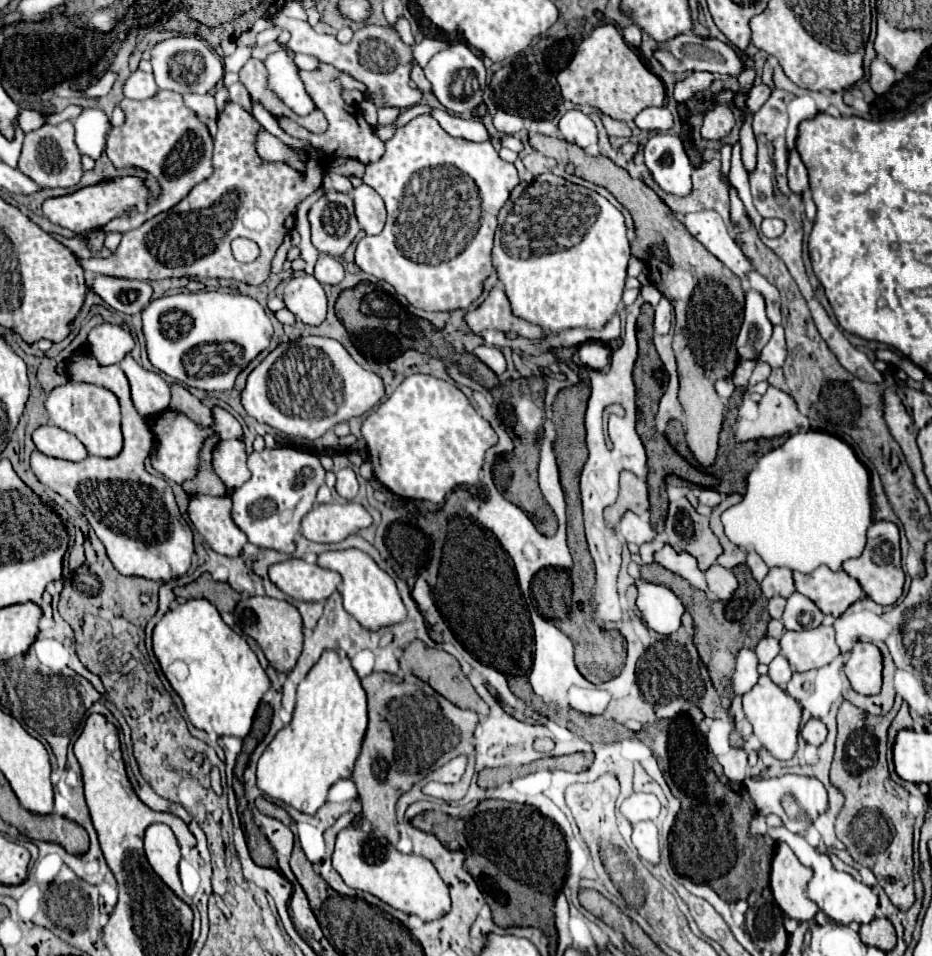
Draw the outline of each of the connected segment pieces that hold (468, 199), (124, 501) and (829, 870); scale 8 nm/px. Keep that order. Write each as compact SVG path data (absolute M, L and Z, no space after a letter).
M422 114L422 116L416 116L414 120L410 120L406 126L398 128L396 134L386 142L386 152L384 156L378 160L378 162L372 162L366 166L366 172L364 172L364 184L372 186L384 200L386 204L386 210L388 210L388 220L386 220L386 226L380 234L376 236L364 236L358 246L356 246L356 264L360 266L360 270L364 270L366 274L372 274L376 276L378 280L384 280L388 282L390 286L394 286L394 290L402 296L406 296L406 300L416 306L416 308L422 308L422 310L442 310L442 312L450 312L450 310L456 310L456 308L462 308L466 310L482 292L482 284L484 280L492 274L492 242L494 242L494 230L496 230L496 214L498 210L504 206L504 202L508 200L510 192L516 188L518 184L518 174L516 174L516 168L514 164L510 162L504 162L498 152L494 150L494 146L490 142L482 142L482 144L476 144L476 142L468 142L468 140L458 140L458 138L452 138L450 134L446 134L438 122L428 116L428 114Z
M86 350L74 352L66 358L66 362L68 378L72 382L90 382L108 388L118 398L122 408L124 448L114 458L86 456L80 462L50 458L34 450L30 456L34 476L88 518L96 536L106 546L108 558L120 574L152 580L170 580L186 574L194 554L192 528L180 514L168 482L164 478L152 476L144 466L146 456L150 454L152 430L148 420L136 414L136 408L132 406L128 378L124 378L124 372L118 364L100 366Z
M770 828L768 834L774 840L784 840L794 850L794 854L798 856L798 860L814 870L814 878L808 884L808 898L814 900L826 916L830 916L834 922L840 922L840 924L850 924L850 922L868 924L868 922L872 922L876 918L878 896L866 884L858 882L856 878L852 878L846 872L834 870L830 858L826 854L818 852L816 848L812 848L802 836L796 836L790 830L786 830L786 828Z

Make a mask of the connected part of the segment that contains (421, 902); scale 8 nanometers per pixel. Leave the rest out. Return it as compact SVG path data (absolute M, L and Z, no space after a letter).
M348 826L338 832L332 866L350 888L370 892L392 908L416 914L422 920L442 918L450 910L448 886L444 884L432 862L428 862L428 858L424 856L398 852L386 838L374 832L364 832L356 826Z

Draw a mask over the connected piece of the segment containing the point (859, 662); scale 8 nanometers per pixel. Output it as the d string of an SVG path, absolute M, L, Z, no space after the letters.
M856 642L844 672L858 694L878 694L882 684L882 652L868 642Z

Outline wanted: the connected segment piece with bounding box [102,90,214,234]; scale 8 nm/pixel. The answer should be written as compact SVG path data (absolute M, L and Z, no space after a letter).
M158 90L148 100L136 102L124 98L118 102L118 106L124 110L126 120L122 126L112 126L106 154L118 168L136 166L154 174L162 186L162 194L158 196L156 204L148 206L144 214L110 220L106 226L102 226L106 234L110 232L124 234L128 230L142 226L156 214L176 206L196 184L200 184L212 174L212 148L214 148L212 136L206 124L200 120L200 116L184 104L180 94L170 90Z

